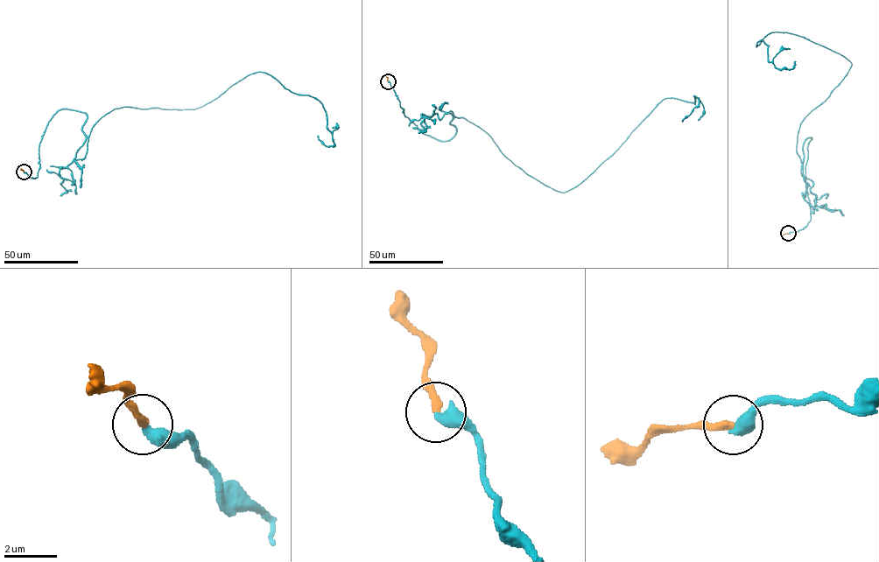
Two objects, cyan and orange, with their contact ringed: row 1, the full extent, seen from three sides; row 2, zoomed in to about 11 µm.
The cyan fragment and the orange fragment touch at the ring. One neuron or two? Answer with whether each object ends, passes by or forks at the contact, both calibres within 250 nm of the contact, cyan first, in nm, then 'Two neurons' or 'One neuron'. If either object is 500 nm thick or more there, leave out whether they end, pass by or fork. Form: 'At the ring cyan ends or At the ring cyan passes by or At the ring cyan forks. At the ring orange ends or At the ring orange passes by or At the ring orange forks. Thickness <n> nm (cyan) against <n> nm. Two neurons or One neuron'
At the ring cyan ends. At the ring orange ends. Thickness 380 nm (cyan) against 280 nm. One neuron

